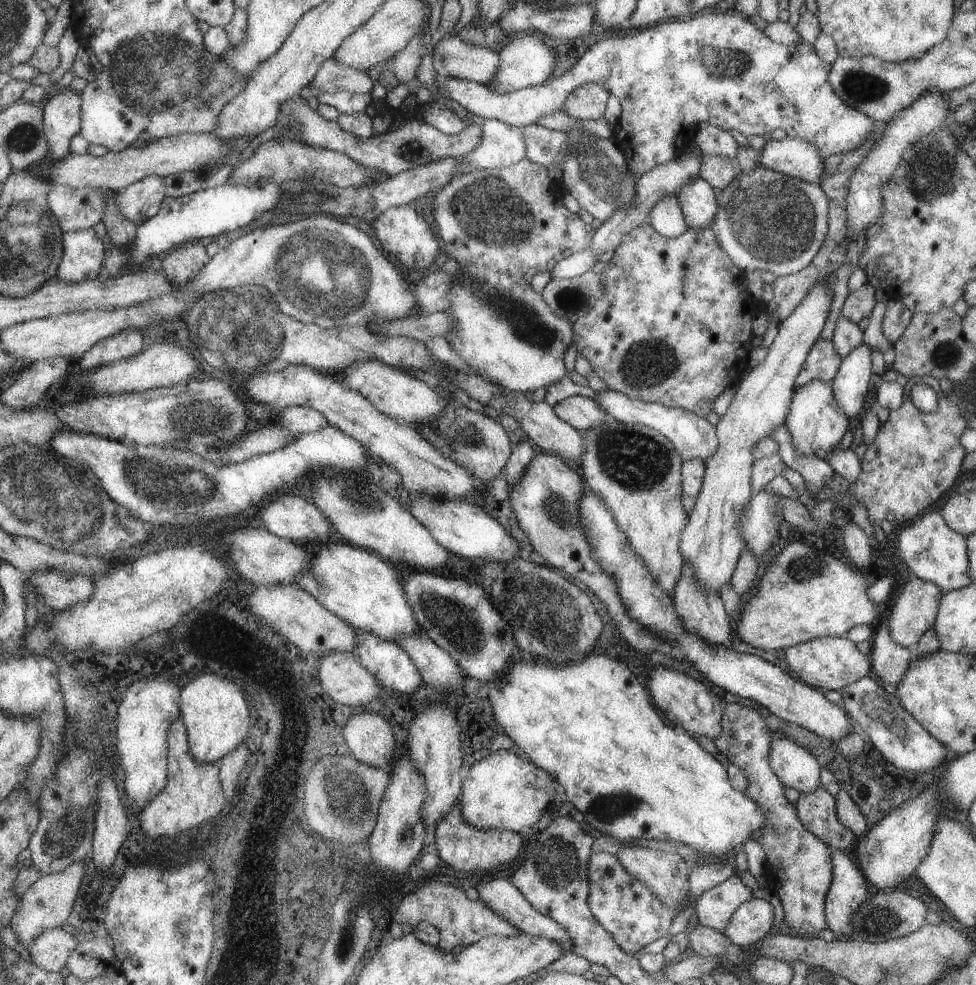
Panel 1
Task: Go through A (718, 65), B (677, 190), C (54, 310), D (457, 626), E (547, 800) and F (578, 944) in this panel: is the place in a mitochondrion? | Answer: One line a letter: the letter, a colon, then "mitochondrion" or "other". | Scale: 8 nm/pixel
A: mitochondrion
B: other
C: other
D: mitochondrion
E: other
F: other

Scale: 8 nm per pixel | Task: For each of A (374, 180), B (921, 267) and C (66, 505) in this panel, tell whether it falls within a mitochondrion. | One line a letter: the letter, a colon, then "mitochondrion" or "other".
A: other
B: other
C: mitochondrion

